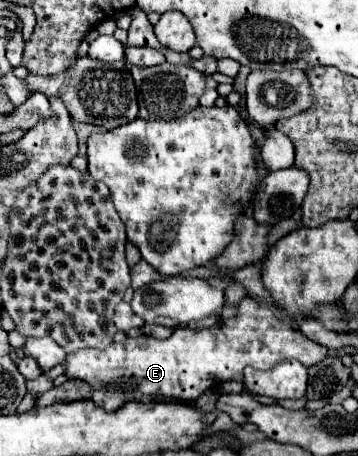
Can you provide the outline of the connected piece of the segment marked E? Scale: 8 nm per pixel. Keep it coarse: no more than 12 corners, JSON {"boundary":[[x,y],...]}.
{"boundary":[[246,296],[230,322],[66,356],[106,412],[192,402],[326,346]]}

